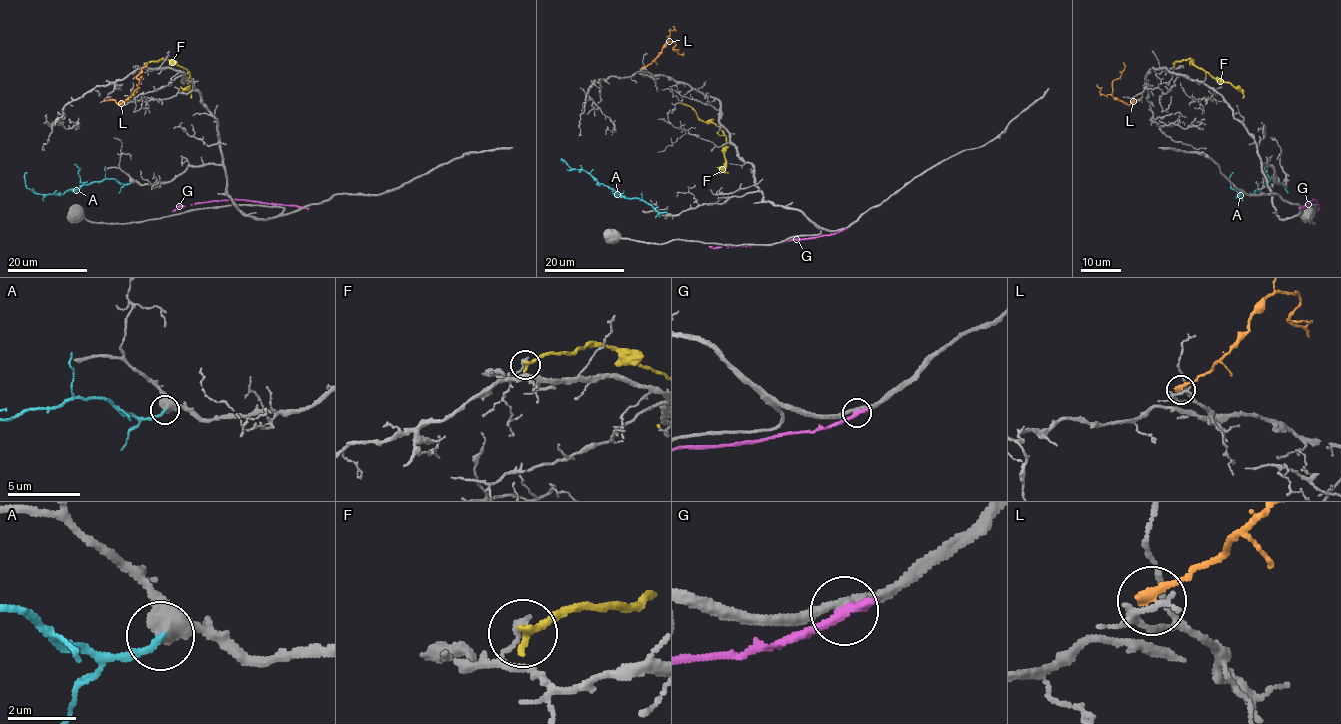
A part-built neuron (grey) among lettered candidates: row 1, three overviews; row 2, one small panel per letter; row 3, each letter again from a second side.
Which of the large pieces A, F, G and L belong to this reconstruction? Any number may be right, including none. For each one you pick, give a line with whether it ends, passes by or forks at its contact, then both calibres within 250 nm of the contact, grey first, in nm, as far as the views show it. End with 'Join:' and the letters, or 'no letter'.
A: it ends; calibres 500 and 200 nm
Join: A

